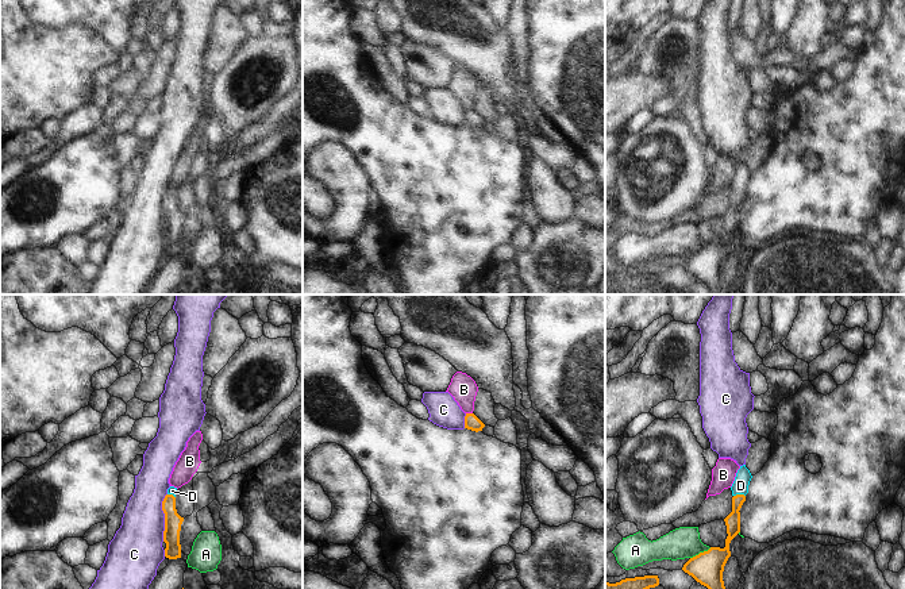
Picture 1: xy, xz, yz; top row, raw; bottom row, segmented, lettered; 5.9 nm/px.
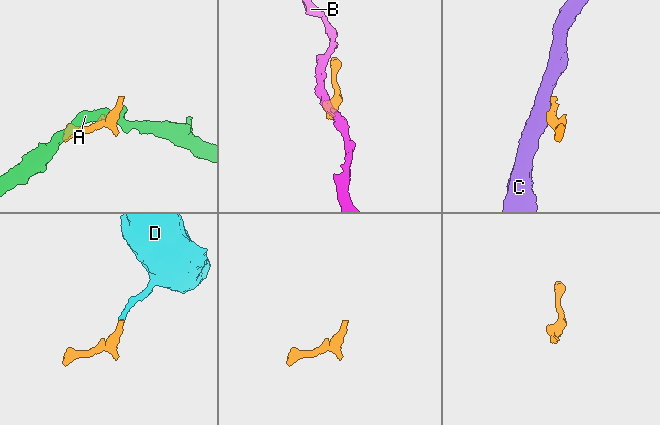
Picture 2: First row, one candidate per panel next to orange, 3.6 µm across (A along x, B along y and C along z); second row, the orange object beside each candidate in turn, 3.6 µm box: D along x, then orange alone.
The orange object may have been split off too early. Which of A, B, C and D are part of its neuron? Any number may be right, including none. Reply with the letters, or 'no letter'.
D

